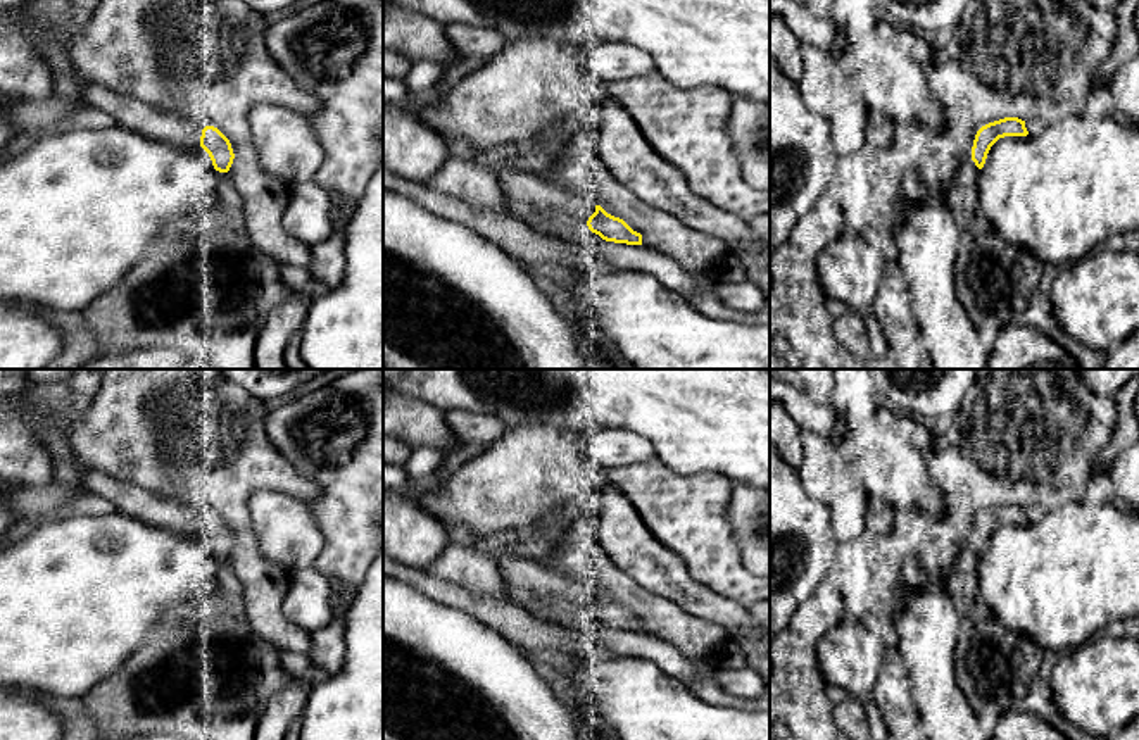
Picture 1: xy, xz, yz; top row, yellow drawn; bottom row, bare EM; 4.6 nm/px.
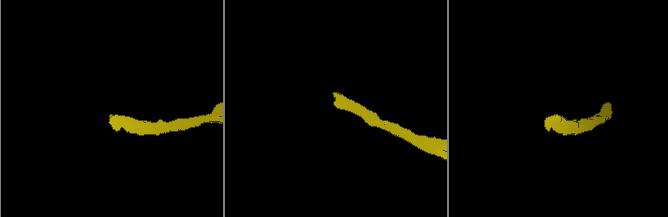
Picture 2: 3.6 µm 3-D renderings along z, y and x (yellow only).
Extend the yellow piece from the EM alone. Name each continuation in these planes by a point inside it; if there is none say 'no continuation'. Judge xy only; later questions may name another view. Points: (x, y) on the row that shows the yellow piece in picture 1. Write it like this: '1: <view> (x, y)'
1: xy (130, 112)

